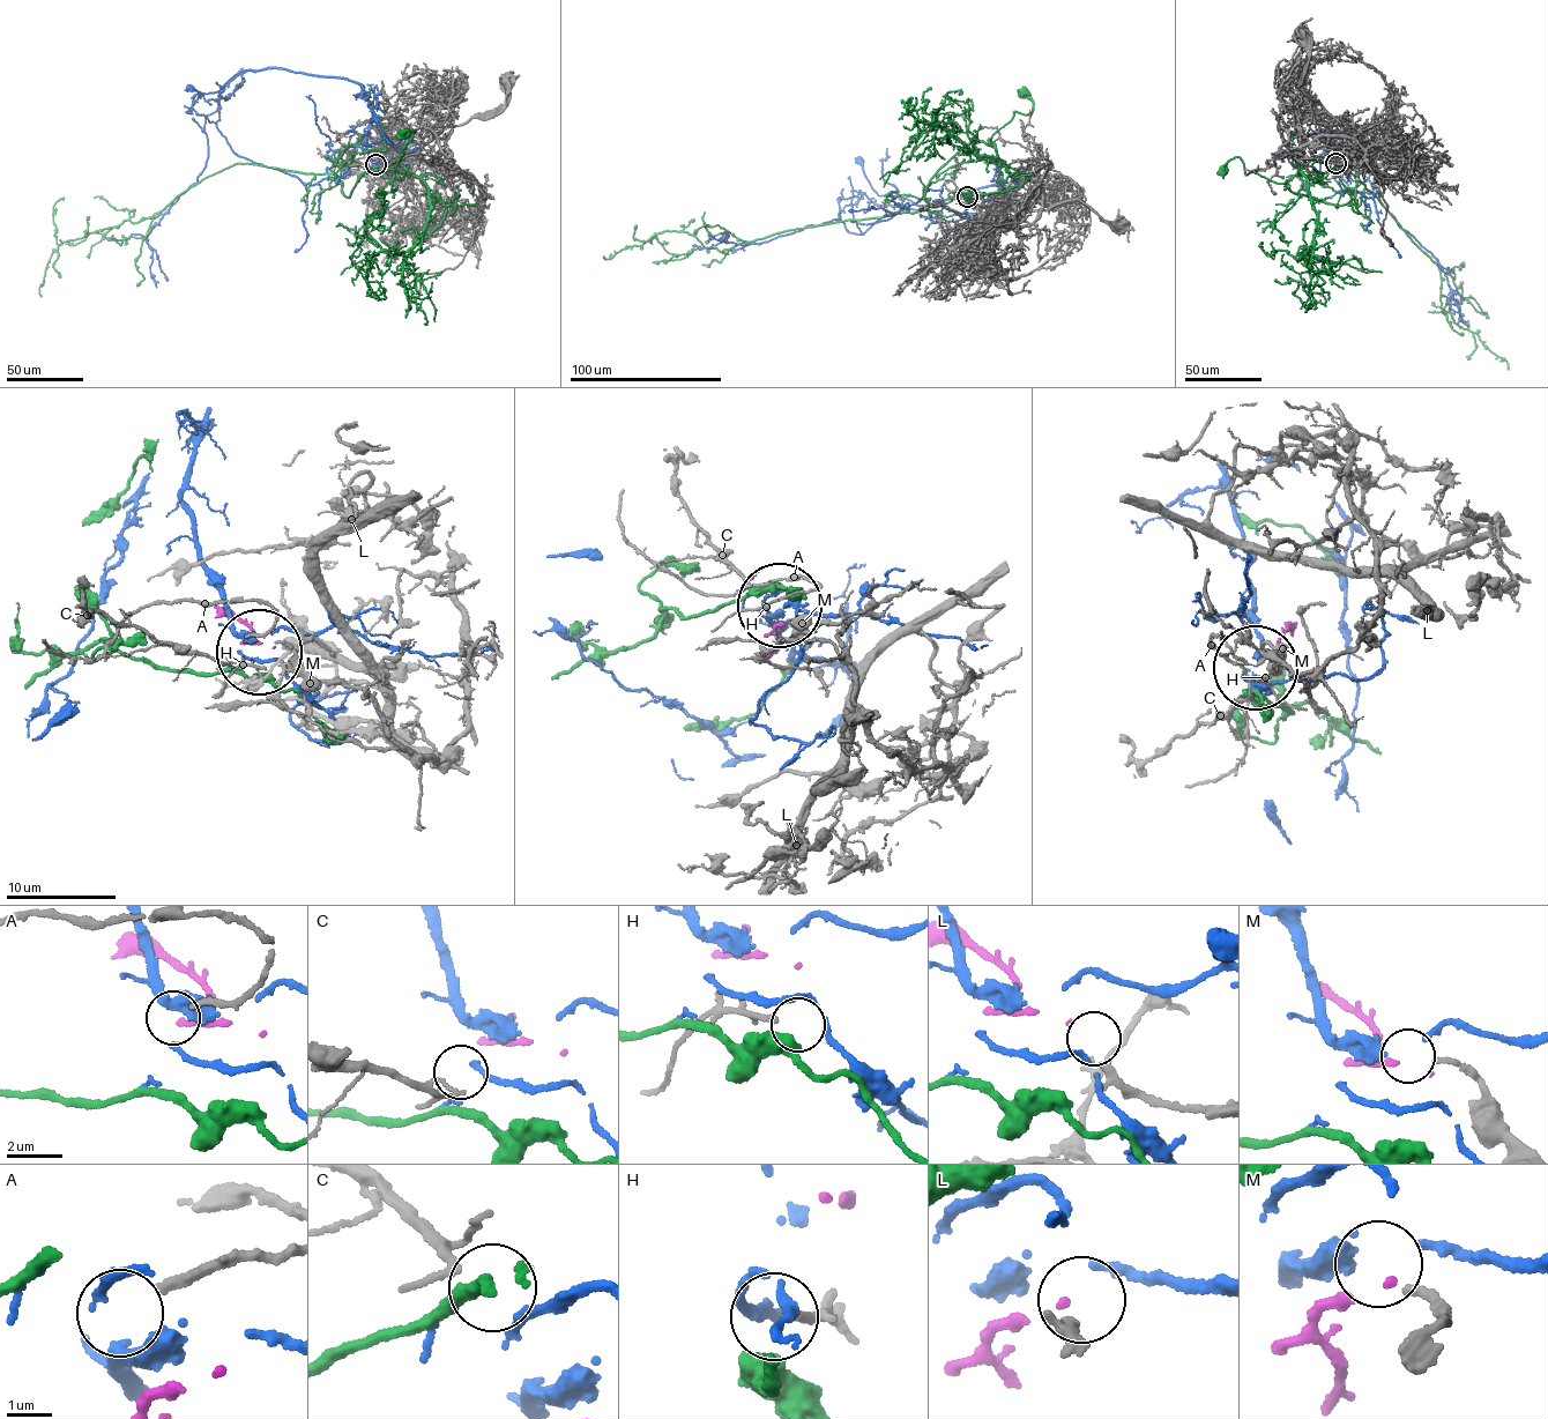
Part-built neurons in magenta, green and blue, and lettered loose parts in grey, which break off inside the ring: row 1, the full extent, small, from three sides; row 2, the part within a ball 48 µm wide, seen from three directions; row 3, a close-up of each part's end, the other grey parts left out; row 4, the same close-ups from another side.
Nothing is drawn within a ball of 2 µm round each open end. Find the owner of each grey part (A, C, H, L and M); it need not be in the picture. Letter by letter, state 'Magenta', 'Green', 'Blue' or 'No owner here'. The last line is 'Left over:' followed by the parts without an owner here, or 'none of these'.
A: No owner here
C: Blue
H: No owner here
L: Magenta
M: No owner here
Left over: A, H, M

